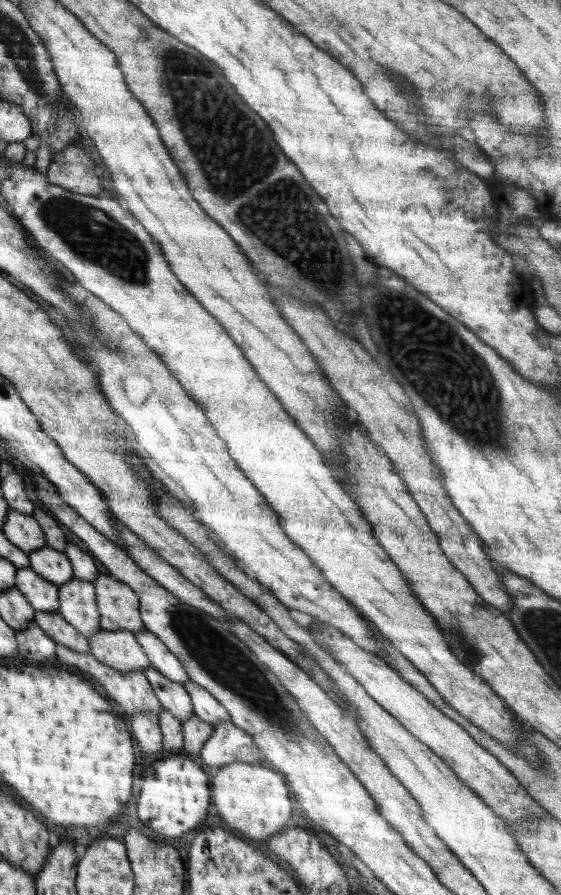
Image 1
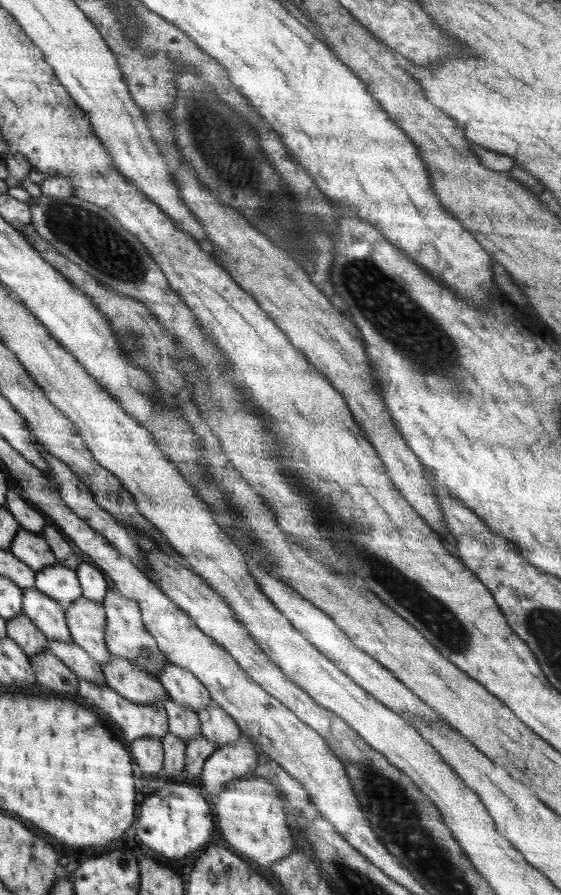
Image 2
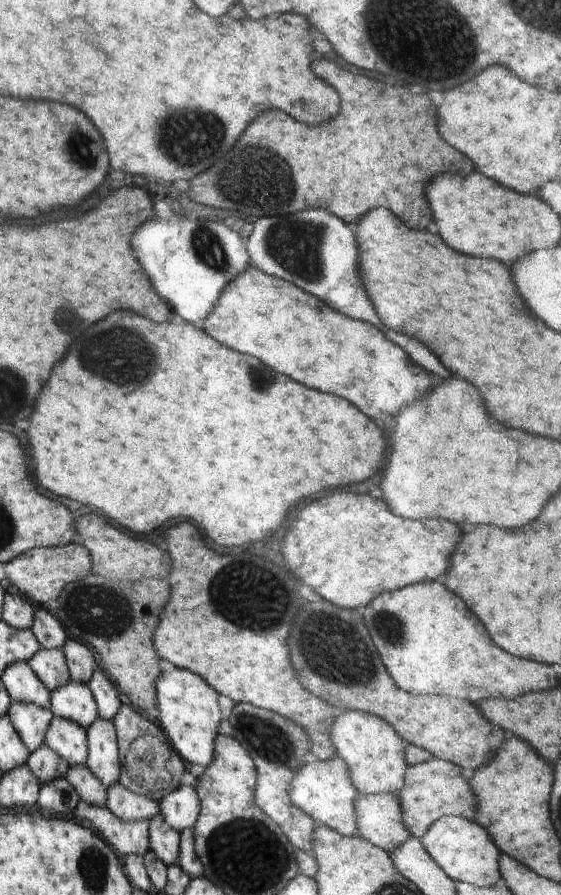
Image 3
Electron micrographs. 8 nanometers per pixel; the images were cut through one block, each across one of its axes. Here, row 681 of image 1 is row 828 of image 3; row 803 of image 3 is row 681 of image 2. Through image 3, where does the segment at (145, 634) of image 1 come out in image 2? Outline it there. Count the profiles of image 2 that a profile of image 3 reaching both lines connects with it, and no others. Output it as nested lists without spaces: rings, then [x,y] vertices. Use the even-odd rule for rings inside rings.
[[[168,662],[158,672],[158,680],[166,690],[167,696],[178,706],[190,708],[197,713],[213,703],[213,699],[196,676],[174,662]]]

